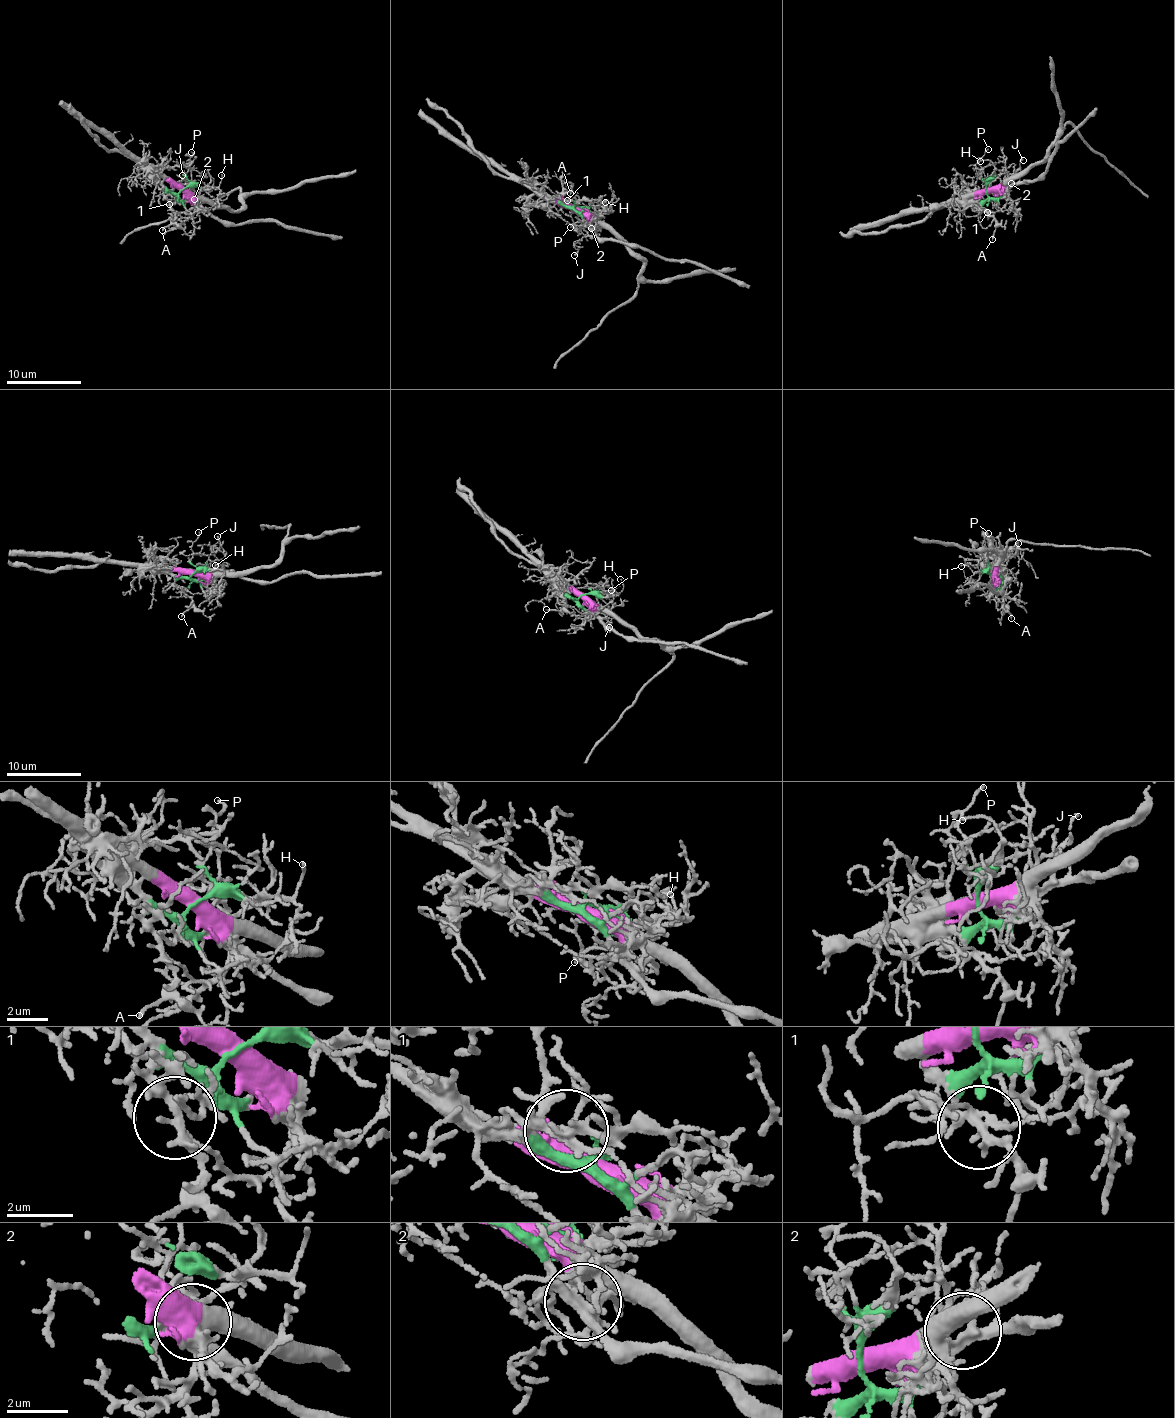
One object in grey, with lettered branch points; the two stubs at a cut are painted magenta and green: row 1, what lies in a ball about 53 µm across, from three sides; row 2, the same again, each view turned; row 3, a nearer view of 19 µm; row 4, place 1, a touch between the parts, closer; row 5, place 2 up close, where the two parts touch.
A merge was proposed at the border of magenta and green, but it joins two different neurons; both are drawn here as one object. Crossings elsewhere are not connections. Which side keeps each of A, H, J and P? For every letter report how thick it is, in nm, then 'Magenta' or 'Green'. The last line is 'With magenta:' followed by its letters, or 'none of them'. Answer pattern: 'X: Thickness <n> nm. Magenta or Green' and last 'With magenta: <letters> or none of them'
A: Thickness 140 nm. Green
H: Thickness 110 nm. Green
J: Thickness 140 nm. Magenta
P: Thickness 120 nm. Green
With magenta: J

